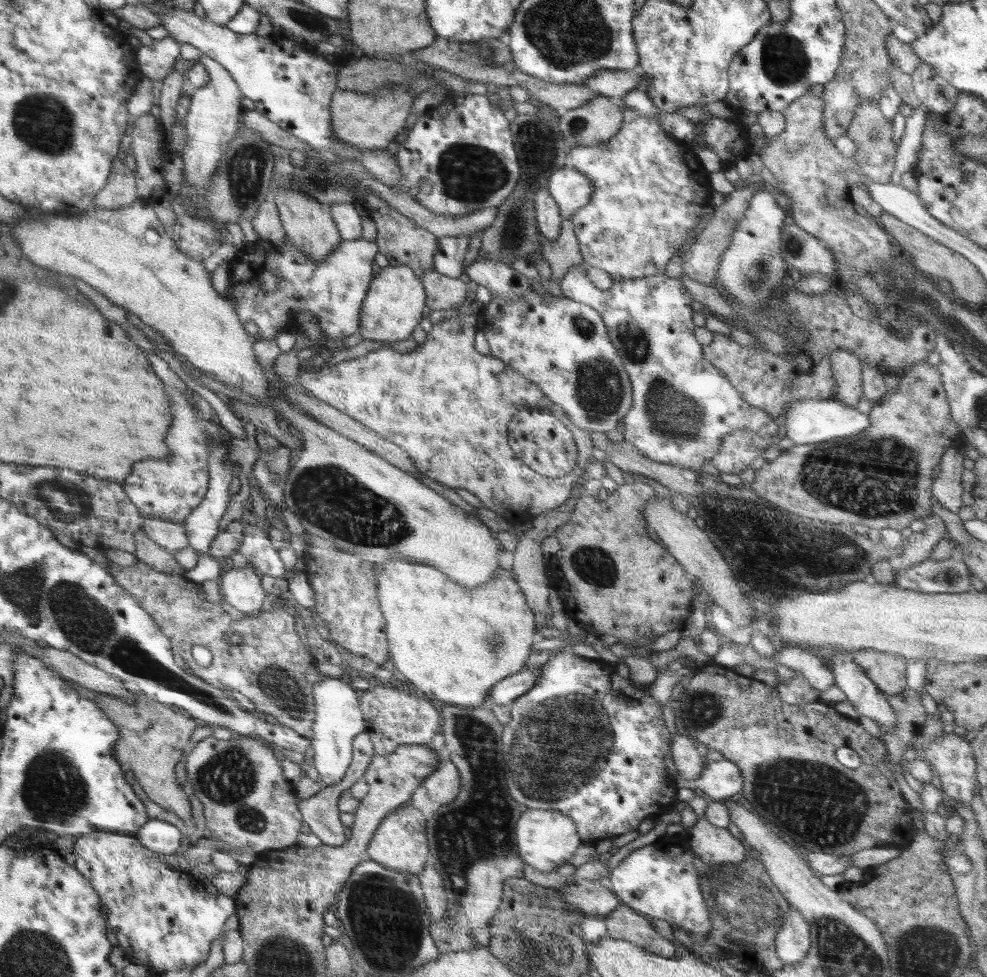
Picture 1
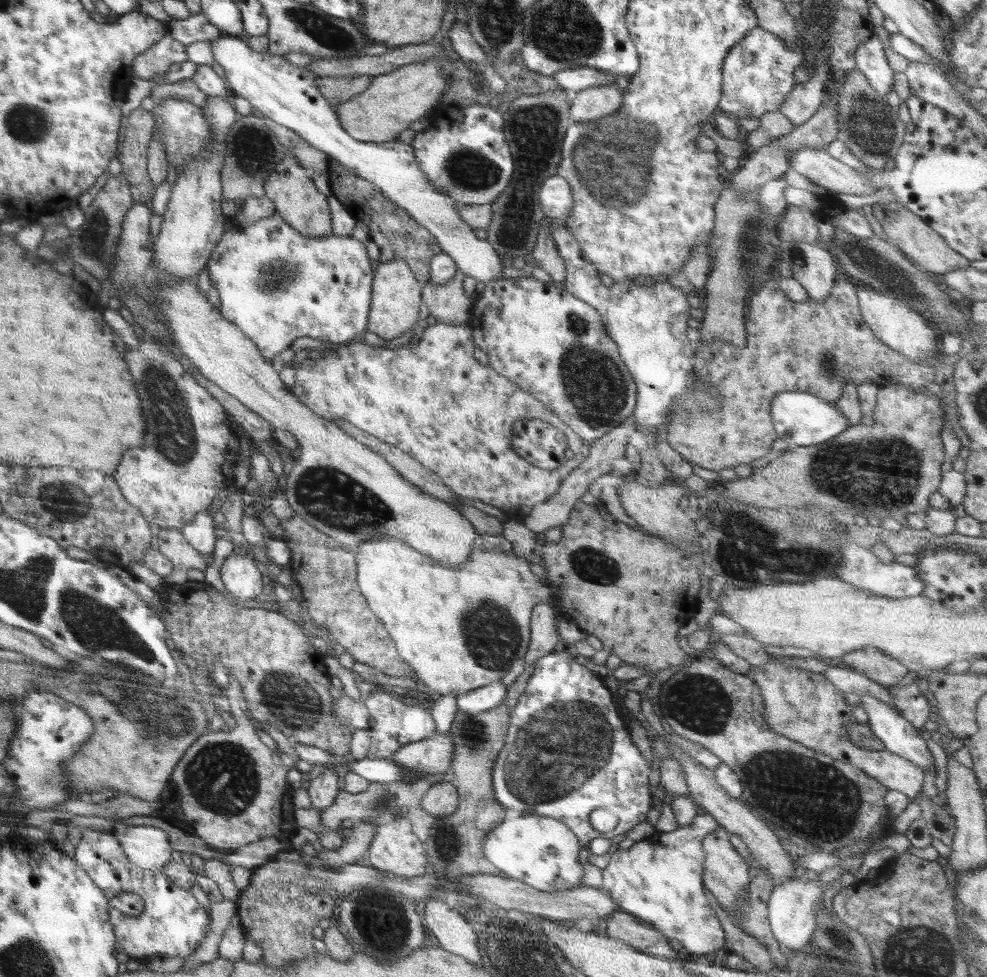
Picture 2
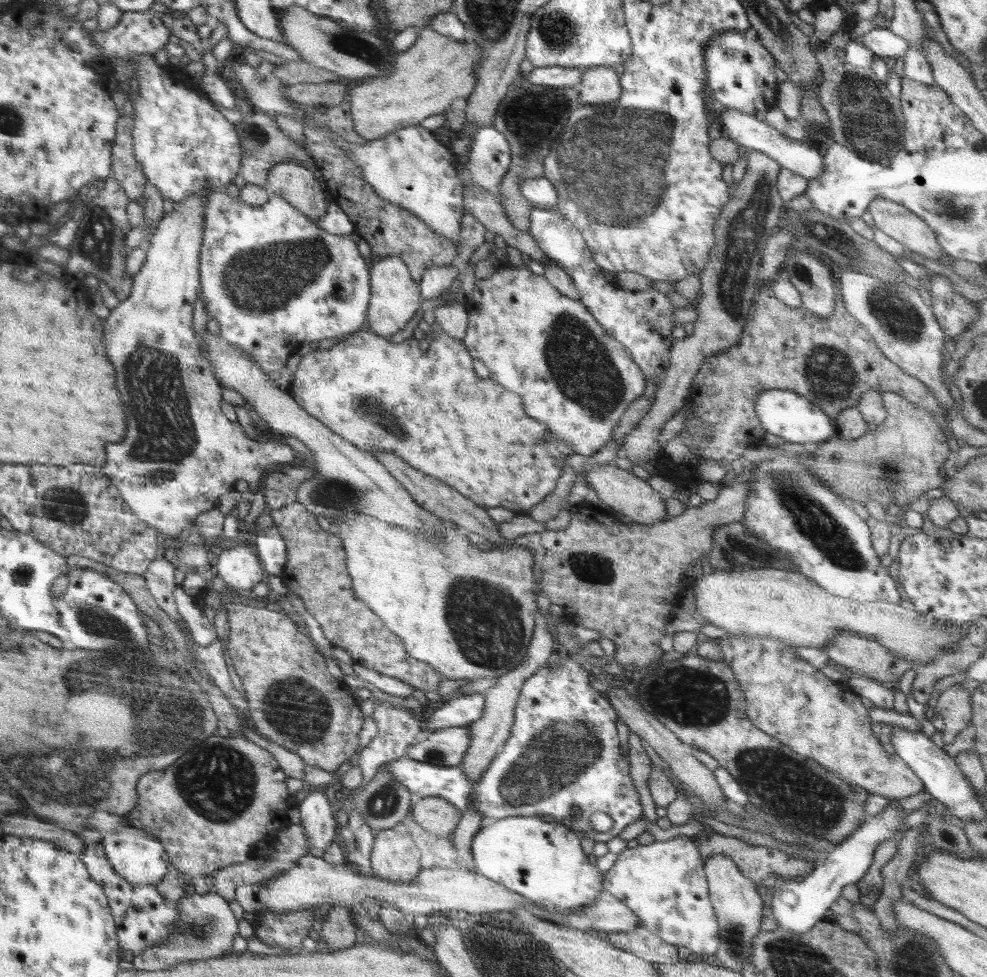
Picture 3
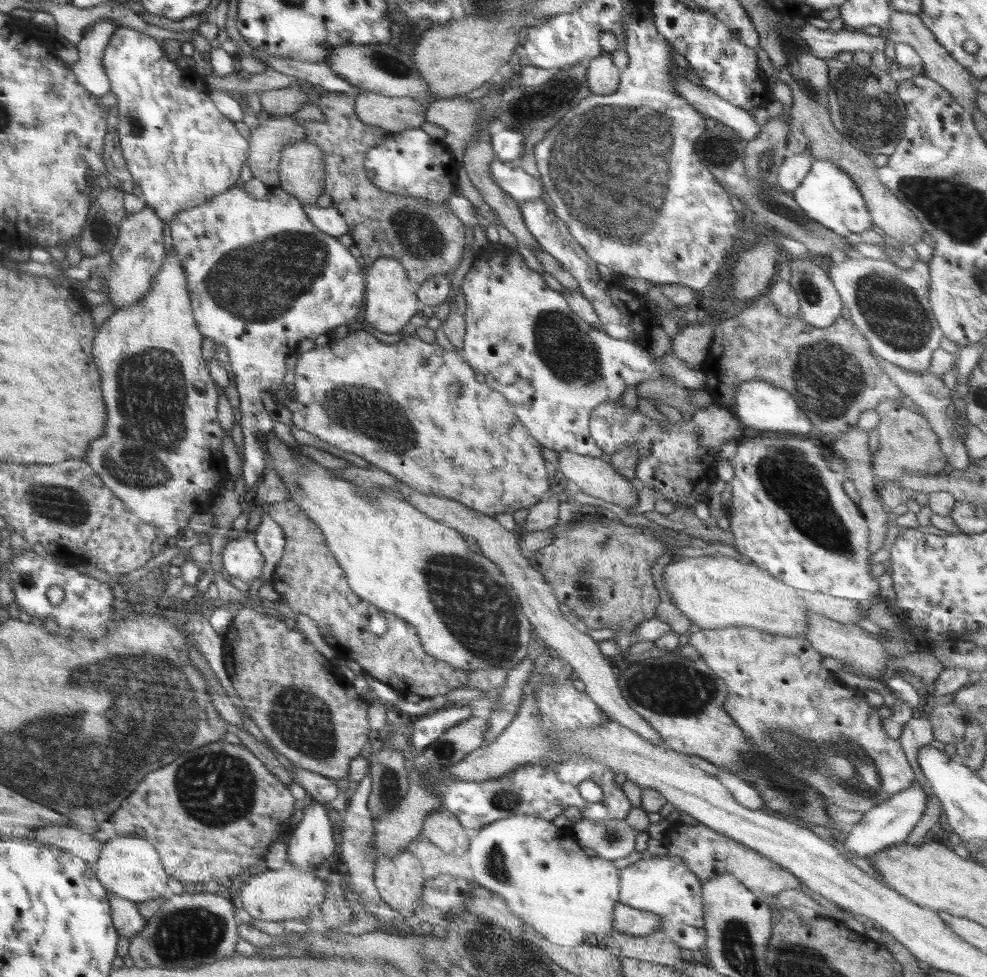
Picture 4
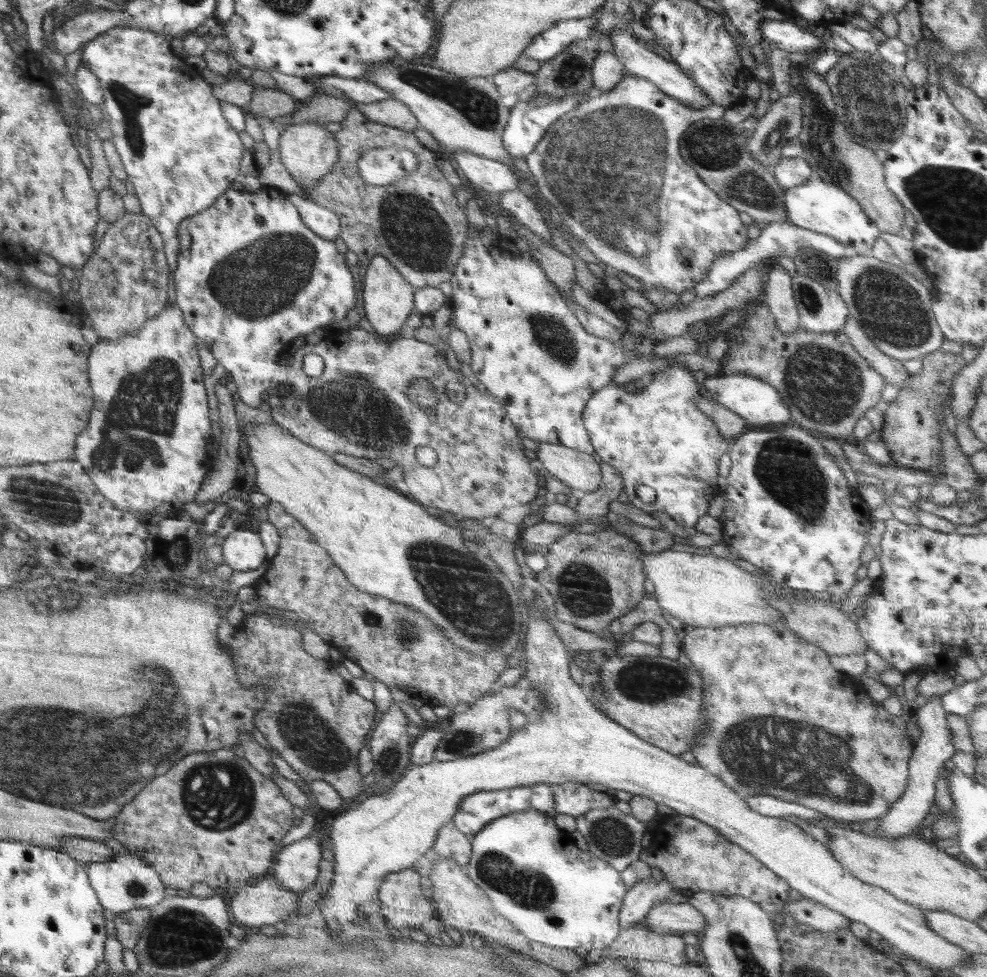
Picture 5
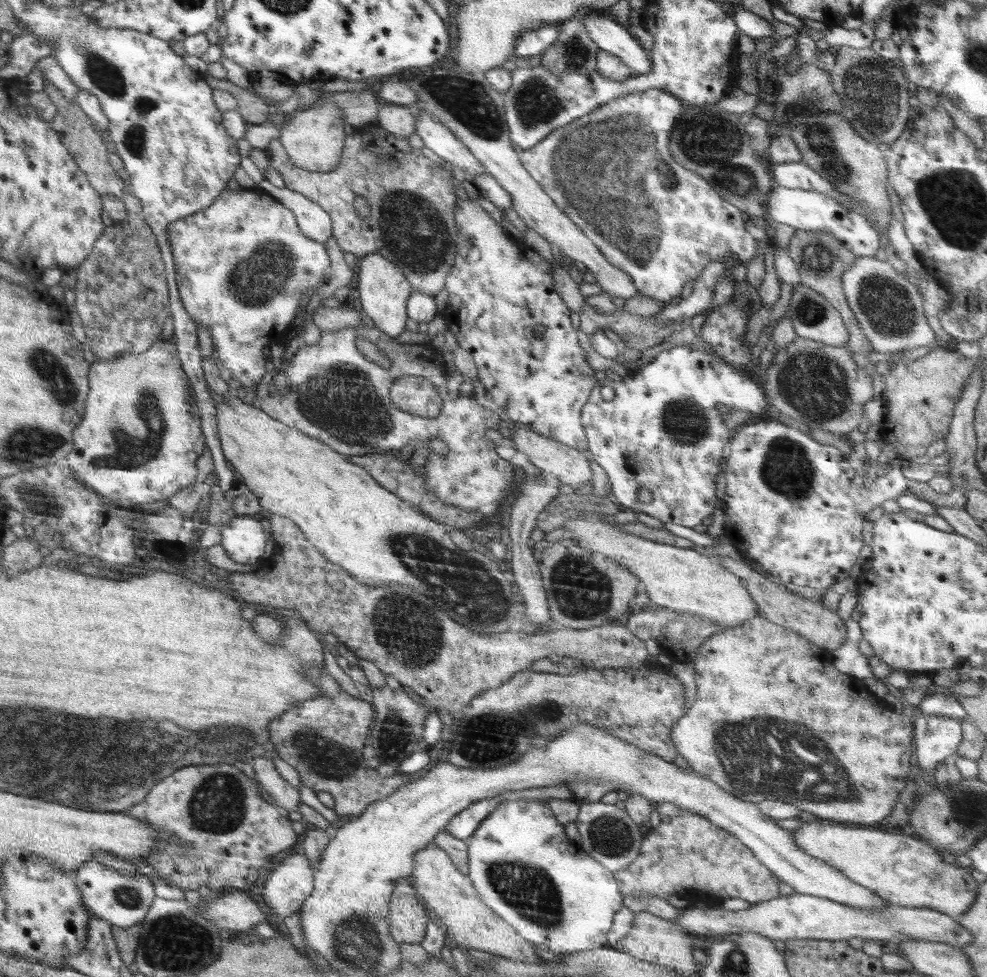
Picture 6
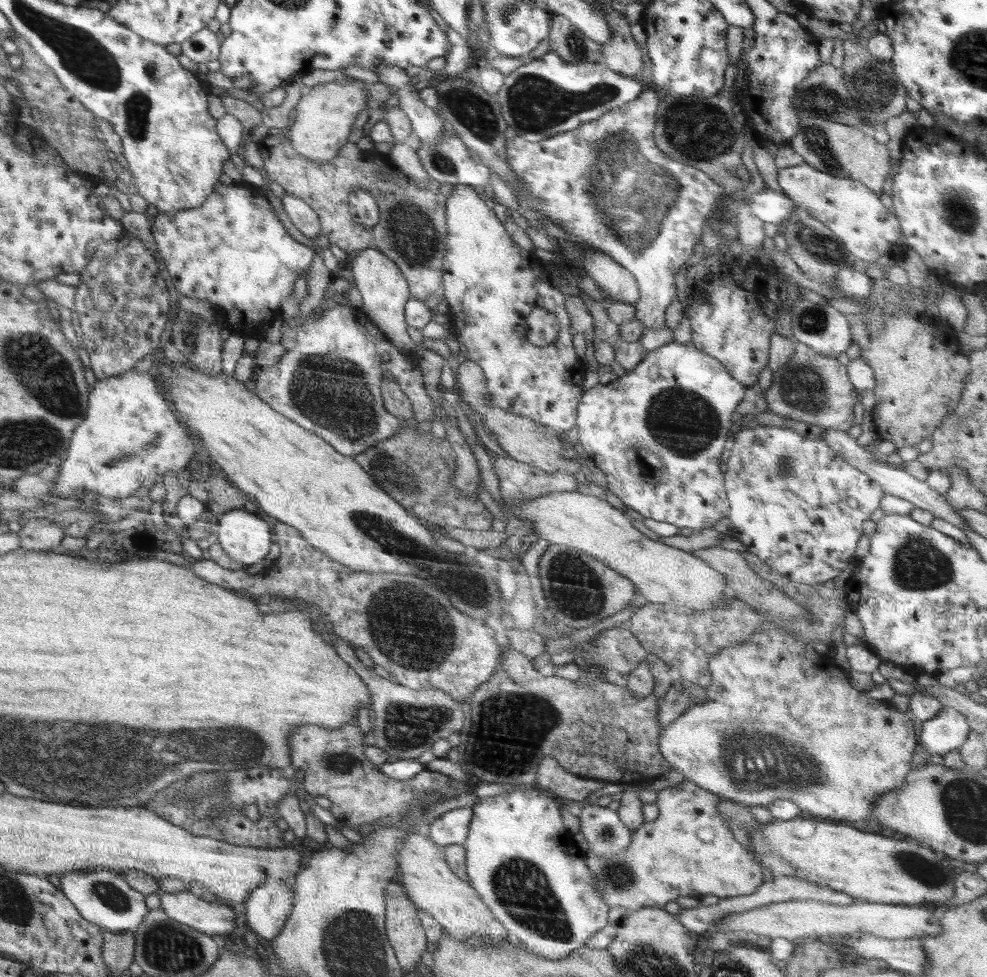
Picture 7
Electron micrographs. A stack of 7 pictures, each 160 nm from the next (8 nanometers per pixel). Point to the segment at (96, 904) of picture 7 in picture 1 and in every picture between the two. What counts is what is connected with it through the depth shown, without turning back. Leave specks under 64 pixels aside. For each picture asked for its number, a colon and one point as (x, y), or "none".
1: (157, 835)
2: (148, 847)
3: (139, 857)
4: (130, 866)
5: (126, 882)
6: (124, 901)

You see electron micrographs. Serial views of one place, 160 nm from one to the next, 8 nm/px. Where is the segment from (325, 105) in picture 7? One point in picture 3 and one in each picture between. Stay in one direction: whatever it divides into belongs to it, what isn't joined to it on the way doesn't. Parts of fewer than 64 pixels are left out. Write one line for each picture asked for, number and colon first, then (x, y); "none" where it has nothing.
3: (290, 180)
4: (301, 169)
5: (308, 151)
6: (314, 138)

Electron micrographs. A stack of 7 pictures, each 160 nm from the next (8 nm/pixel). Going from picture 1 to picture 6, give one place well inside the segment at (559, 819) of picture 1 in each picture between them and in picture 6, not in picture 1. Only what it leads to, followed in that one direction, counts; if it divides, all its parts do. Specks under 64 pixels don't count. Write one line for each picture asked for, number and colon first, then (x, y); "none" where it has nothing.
2: (542, 852)
3: (543, 861)
4: (545, 877)
5: (579, 908)
6: (522, 865)

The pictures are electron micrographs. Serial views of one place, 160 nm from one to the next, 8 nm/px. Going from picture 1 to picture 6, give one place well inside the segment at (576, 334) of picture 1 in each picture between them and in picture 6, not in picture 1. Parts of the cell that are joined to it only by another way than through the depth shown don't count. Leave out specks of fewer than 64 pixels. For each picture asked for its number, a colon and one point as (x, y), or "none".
2: (554, 346)
3: (572, 376)
4: (553, 367)
5: (528, 349)
6: (499, 290)

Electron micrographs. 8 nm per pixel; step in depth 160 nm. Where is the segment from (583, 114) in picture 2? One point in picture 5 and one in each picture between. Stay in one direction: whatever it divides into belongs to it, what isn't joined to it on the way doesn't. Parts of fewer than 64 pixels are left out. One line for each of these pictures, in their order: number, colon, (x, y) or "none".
3: (601, 84)
4: (603, 77)
5: (607, 72)

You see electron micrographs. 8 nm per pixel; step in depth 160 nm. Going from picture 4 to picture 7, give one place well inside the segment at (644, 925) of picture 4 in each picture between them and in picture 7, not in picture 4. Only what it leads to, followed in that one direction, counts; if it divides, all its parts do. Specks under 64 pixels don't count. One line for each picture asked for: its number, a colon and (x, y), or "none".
5: (663, 918)
6: (797, 916)
7: (796, 918)

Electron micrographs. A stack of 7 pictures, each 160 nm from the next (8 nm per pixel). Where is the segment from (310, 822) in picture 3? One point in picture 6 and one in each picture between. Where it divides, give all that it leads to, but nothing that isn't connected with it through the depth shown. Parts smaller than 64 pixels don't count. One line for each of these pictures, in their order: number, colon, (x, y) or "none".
4: (311, 843)
5: (297, 866)
6: (289, 883)

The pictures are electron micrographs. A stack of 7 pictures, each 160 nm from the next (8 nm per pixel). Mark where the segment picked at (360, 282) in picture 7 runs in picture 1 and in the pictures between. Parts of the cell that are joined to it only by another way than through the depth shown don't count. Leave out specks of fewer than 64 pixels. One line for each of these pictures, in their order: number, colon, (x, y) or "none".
1: (392, 308)
2: (396, 293)
3: (395, 297)
4: (391, 299)
5: (388, 299)
6: (384, 290)

